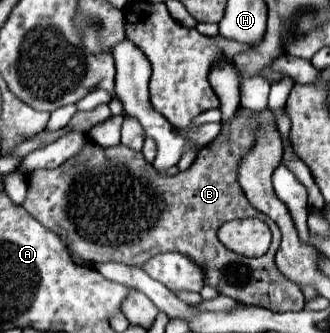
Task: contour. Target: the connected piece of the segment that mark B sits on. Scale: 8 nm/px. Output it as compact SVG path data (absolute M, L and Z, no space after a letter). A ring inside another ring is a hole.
M235 113L227 123L227 137L221 133L199 151L189 169L173 177L159 177L139 151L125 145L103 149L87 141L83 151L61 167L33 171L23 205L43 227L57 233L83 263L117 261L141 265L157 251L179 251L201 265L205 283L211 283L221 295L271 311L300 311L305 306L300 287L273 263L279 247L279 227L249 205L237 181L239 163L255 143L255 129L259 129L255 117ZM235 217L257 217L269 225L273 241L265 255L257 259L227 259L227 249L217 241L217 229Z

